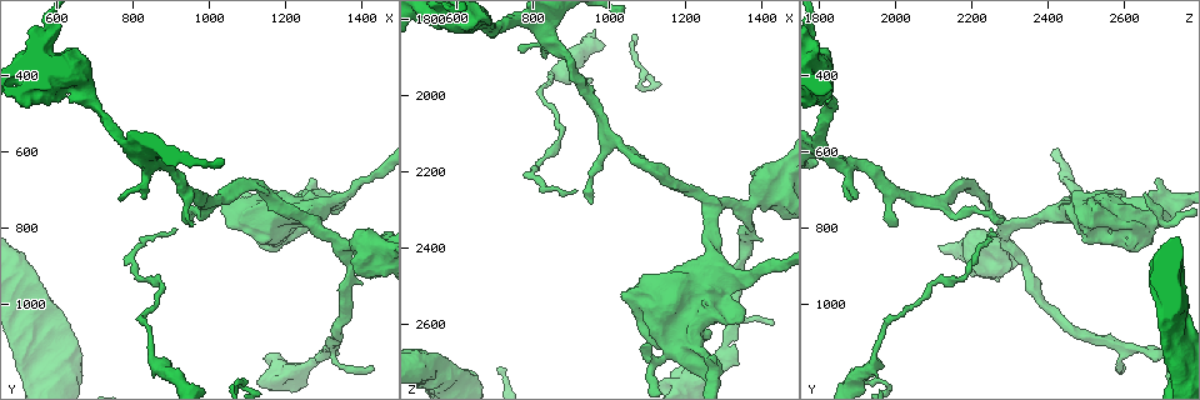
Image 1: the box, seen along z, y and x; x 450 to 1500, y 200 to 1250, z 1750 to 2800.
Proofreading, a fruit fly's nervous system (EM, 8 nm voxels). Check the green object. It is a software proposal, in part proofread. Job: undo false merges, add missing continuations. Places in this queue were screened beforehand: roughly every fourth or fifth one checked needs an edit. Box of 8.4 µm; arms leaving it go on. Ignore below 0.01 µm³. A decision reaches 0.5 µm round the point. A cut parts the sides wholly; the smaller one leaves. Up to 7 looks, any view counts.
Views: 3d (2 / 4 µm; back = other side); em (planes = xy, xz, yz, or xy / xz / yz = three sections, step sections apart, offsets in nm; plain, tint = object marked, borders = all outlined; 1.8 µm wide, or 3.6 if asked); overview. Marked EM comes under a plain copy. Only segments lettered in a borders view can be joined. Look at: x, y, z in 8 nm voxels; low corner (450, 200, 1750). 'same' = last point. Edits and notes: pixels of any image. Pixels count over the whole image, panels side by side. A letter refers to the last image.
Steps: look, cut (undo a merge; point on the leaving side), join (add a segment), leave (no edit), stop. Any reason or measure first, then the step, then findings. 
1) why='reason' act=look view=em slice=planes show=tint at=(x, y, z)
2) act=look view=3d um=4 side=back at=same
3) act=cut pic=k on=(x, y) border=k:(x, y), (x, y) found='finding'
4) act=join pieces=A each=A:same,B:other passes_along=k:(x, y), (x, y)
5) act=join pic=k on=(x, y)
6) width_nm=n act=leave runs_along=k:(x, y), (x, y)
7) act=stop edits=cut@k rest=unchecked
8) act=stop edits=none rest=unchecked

why='abrupt turn' act=look view=3d um=4 at=(1390, 845, 2265)

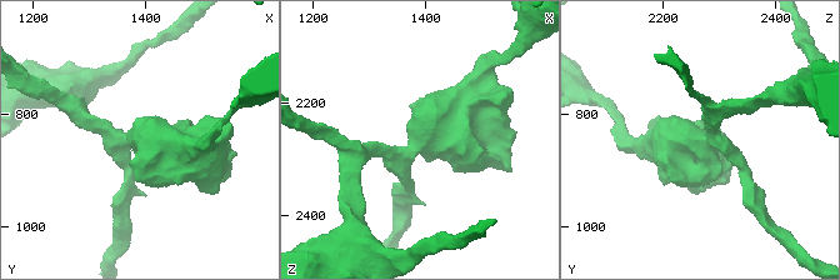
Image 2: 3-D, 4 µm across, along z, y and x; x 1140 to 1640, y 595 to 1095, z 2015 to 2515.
act=look view=em um=3.6 slice=xz step=4 show=tint at=(1395, 850, 2265)

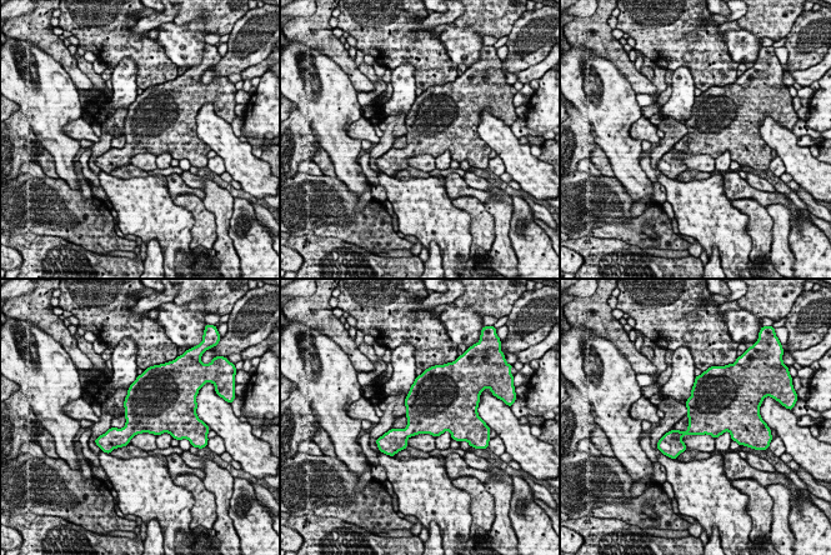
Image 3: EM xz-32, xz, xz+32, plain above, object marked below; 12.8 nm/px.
act=look view=em um=3.6 slice=xz step=4 show=borders at=same

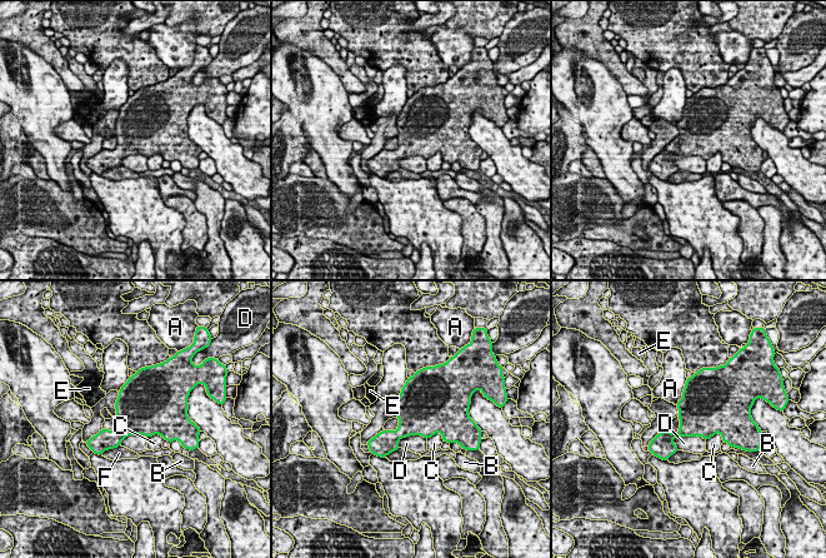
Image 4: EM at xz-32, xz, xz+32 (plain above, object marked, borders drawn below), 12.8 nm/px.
width_nm=550 act=leave each=A:other,B:other,C:other,D:other,E:other,F:other border=4:(671, 439), (700, 436), (705, 441) found='all the same cell'

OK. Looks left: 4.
why='touches itself' act=look view=em slice=xz step=8 show=tint at=(1270, 710, 2705)

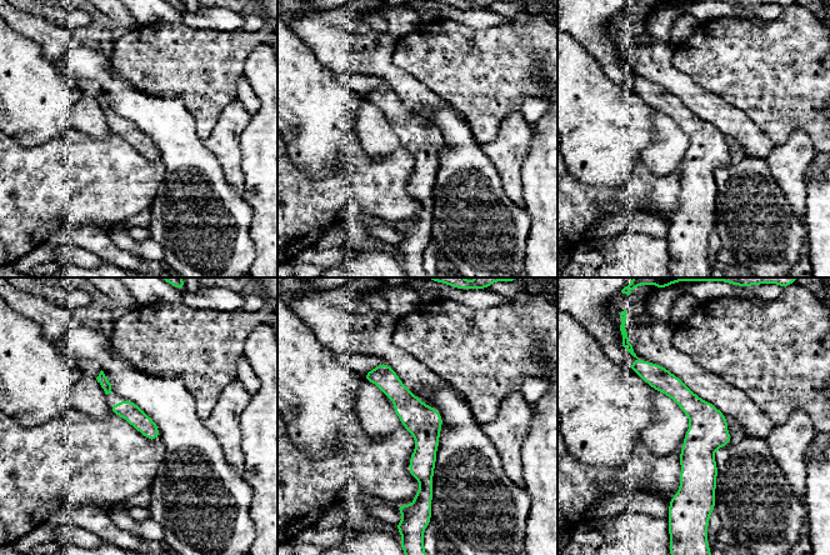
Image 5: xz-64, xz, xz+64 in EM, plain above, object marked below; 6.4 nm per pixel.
why='another direction' act=look view=em slice=xy step=4 show=tint at=same

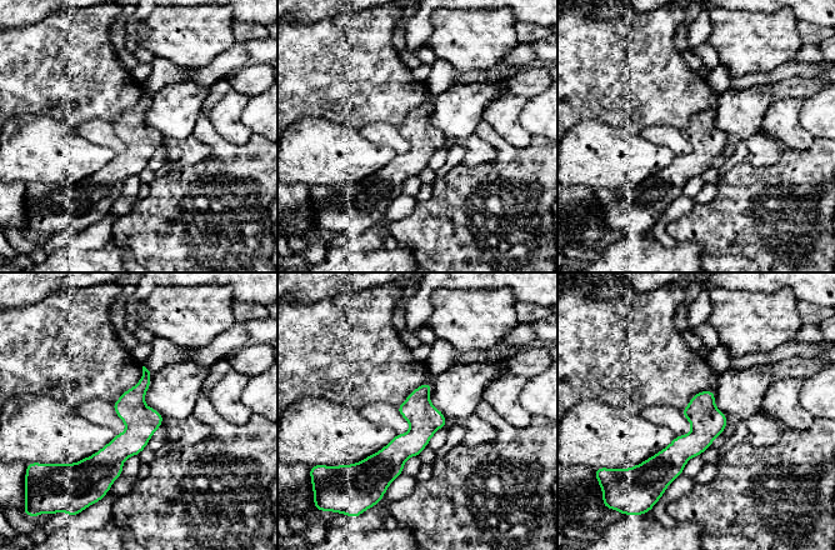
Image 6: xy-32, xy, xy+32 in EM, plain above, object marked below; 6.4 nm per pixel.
act=look view=em slice=xy step=4 show=borders at=same

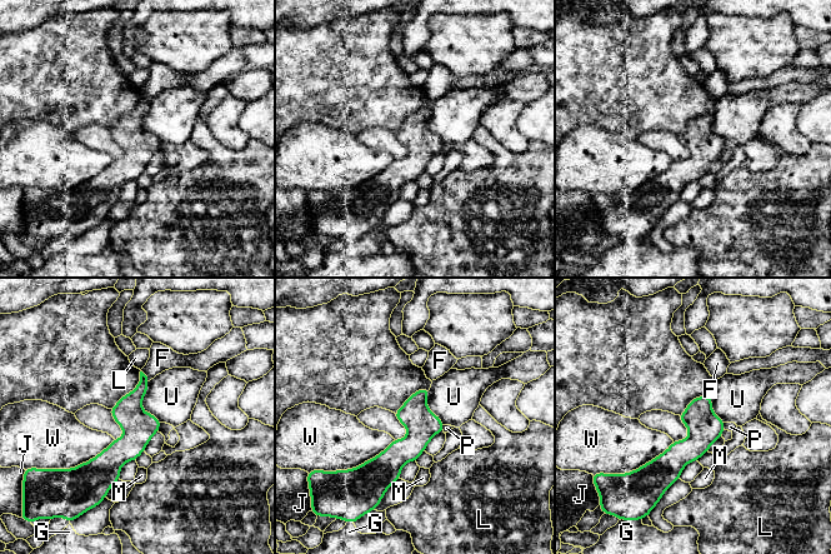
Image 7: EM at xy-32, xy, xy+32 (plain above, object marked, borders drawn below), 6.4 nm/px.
width_nm=200 act=leave each=F:other,G:other,J:other,L:other,M:other,P:other,U:other,W:other border=7:(149, 380), (143, 409), (161, 422) found='all the same cell'

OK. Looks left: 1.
act=stop edits=none rest=unchecked

